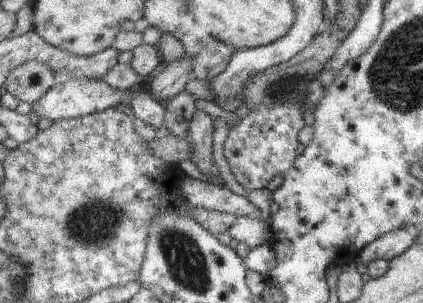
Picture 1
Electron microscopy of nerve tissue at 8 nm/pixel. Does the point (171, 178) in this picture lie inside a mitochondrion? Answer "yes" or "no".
yes

